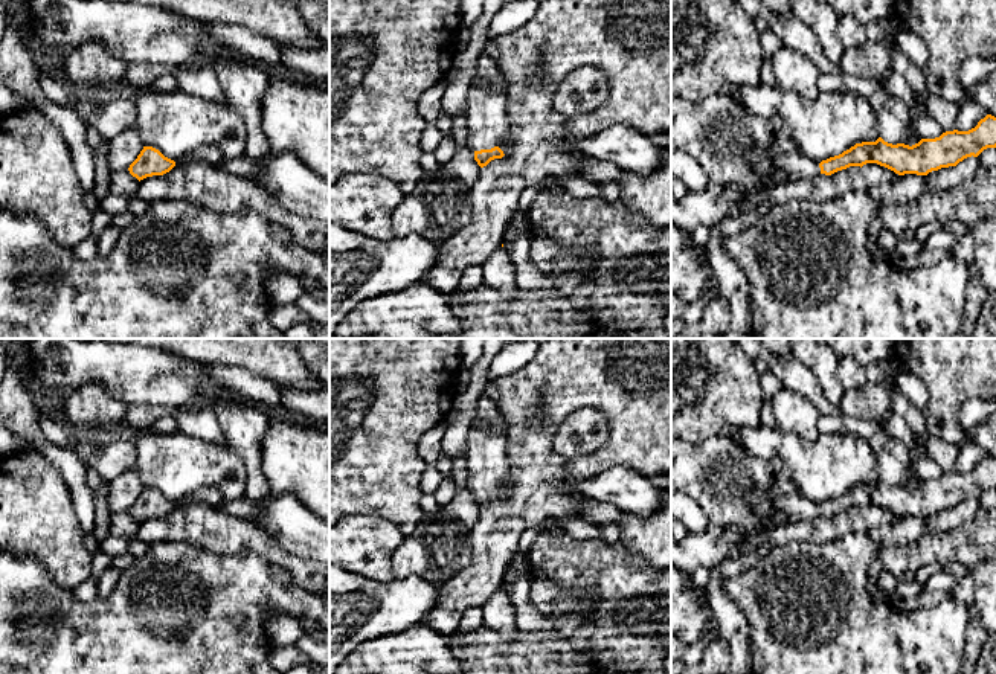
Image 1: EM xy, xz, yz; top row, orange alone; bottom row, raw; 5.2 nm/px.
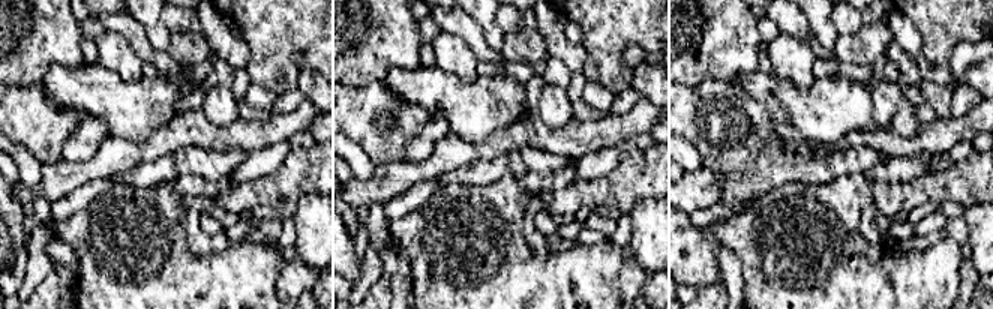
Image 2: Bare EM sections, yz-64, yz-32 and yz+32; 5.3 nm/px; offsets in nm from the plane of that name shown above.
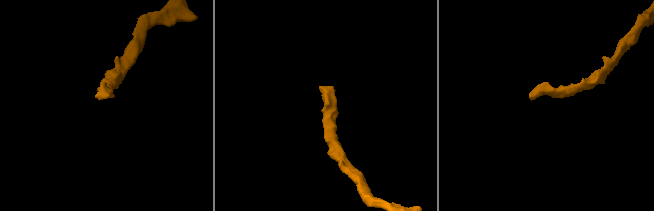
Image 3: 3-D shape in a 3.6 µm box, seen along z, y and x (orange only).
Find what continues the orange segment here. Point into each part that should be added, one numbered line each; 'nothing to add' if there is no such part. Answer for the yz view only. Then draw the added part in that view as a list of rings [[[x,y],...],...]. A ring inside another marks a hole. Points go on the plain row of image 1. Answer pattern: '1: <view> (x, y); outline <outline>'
1: yz (793, 507); outline [[[792,493],[775,500],[778,512],[790,522],[813,520],[821,515],[819,505]]]

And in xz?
1: xz (487, 461); outline [[[473,419],[467,439],[467,486],[473,493],[505,486],[509,482],[506,435],[490,432],[487,425]]]

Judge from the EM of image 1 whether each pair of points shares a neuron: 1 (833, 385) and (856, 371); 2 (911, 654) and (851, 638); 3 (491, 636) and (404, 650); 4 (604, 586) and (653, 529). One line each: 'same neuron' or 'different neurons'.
1: different neurons
2: same neuron
3: different neurons
4: different neurons

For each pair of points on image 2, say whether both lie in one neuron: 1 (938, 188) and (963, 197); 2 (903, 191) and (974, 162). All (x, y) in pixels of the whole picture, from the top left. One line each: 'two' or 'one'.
1: one
2: one

